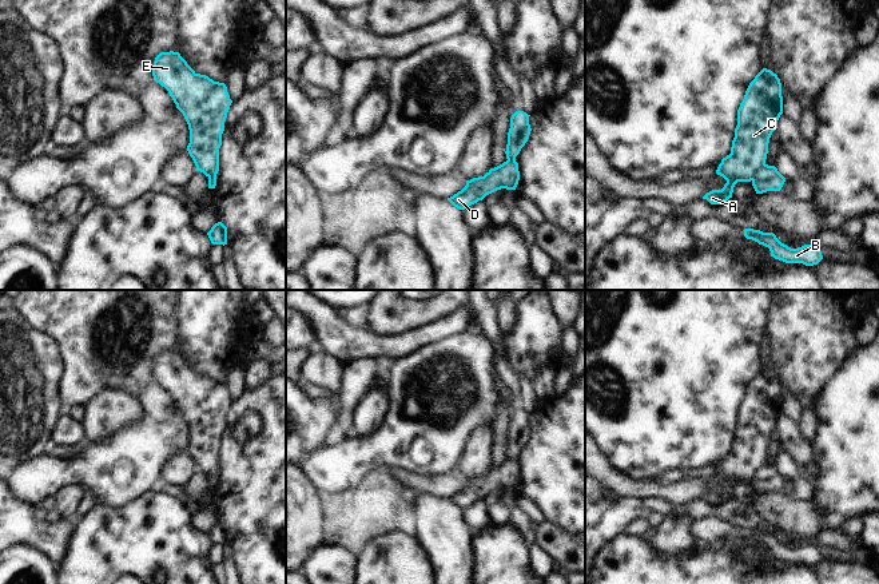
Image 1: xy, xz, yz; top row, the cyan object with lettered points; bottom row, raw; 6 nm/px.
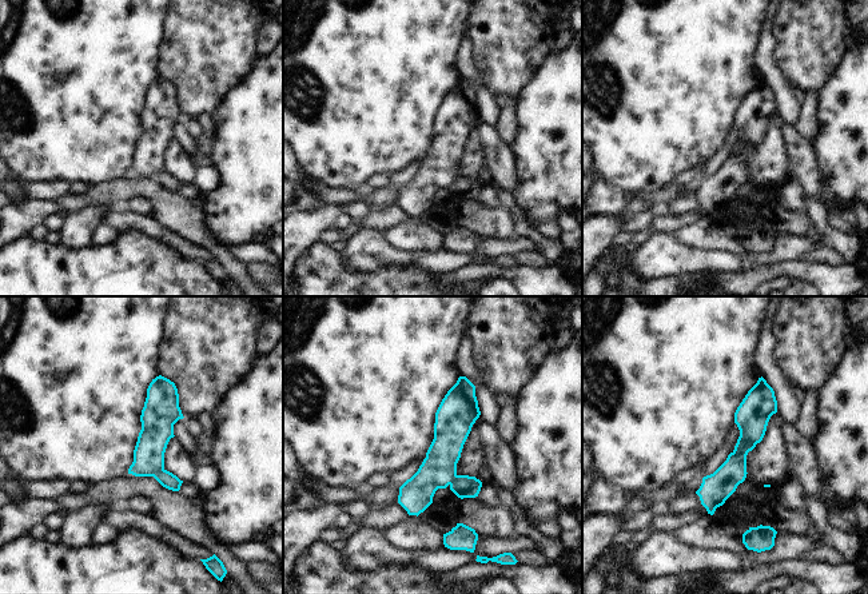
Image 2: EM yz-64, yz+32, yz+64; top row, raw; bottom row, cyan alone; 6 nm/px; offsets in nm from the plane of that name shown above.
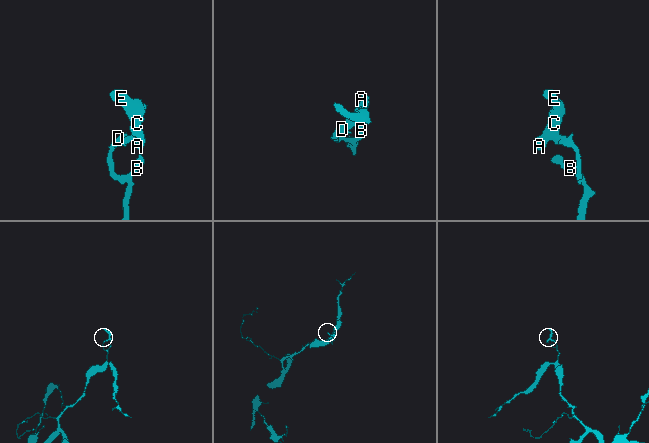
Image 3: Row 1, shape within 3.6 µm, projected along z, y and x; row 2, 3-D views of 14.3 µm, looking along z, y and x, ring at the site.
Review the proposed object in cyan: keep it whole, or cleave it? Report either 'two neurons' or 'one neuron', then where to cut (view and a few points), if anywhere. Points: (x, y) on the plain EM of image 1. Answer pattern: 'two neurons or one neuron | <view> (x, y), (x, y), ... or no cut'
two neurons | yz (764, 463), (751, 479)

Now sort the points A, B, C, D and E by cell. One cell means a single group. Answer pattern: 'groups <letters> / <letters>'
groups A C E / B D

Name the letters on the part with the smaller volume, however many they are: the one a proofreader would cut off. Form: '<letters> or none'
A, C, E.

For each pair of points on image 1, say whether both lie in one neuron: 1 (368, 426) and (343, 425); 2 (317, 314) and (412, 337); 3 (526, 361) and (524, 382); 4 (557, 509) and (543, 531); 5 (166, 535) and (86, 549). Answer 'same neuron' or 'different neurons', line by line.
1: different neurons
2: same neuron
3: different neurons
4: different neurons
5: same neuron

